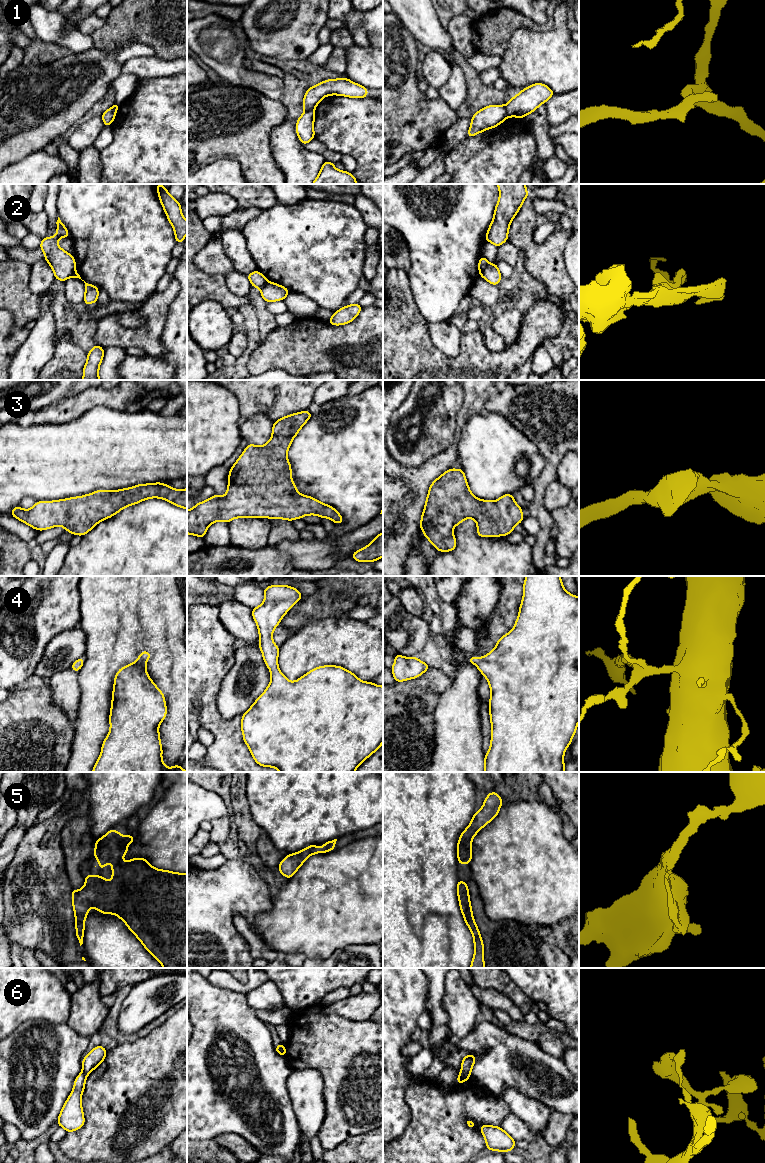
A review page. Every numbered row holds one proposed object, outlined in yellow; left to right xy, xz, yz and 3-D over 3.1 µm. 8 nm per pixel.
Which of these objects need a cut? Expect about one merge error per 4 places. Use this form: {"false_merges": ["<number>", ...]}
{"false_merges": ["1", "2", "6"]}

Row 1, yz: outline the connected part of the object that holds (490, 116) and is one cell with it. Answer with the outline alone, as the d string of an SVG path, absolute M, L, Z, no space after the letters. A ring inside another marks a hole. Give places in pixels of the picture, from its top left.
M489 105L476 112L471 118L467 137L473 137L487 129L493 129L508 117L504 105Z

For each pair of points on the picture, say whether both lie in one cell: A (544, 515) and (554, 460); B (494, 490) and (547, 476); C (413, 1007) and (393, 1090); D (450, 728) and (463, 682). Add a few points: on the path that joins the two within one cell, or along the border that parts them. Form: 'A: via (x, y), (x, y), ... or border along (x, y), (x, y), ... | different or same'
A: via (538, 501), (539, 484), (549, 474) | same
B: border along (544, 459), (543, 470), (530, 483) | different
C: via (393, 1028), (393, 1069) | same
D: via (457, 717), (462, 693) | same

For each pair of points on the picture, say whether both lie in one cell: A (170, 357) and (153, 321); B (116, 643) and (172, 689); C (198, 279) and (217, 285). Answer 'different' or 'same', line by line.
A: different
B: same
C: same

